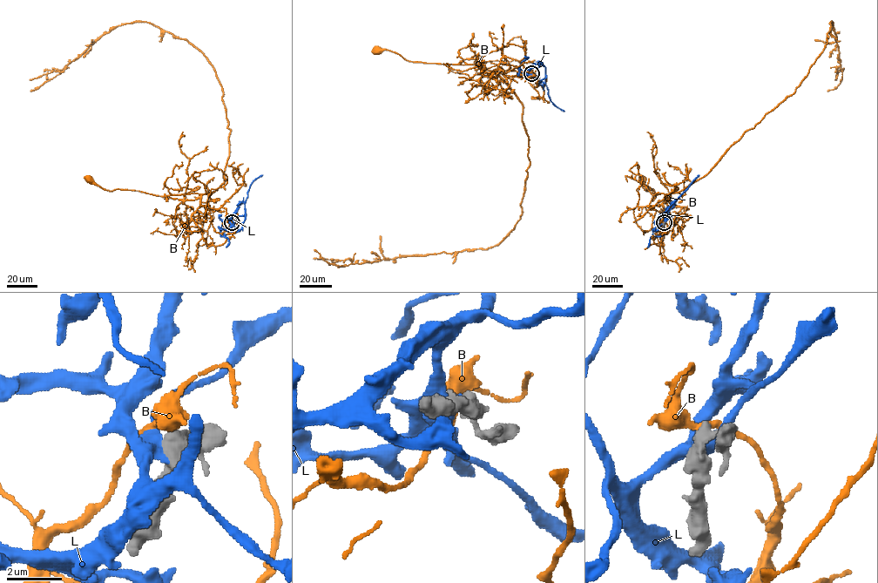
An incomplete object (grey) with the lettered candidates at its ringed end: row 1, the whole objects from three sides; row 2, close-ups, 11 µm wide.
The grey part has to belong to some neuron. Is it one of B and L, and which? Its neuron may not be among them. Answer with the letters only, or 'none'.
none

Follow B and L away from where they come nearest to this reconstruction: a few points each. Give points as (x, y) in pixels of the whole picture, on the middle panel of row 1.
B: (531, 73), (524, 77), (509, 69), (494, 73), (496, 74), (475, 64), (411, 62), (384, 48), (377, 50)
L: (530, 72), (535, 64), (544, 67), (545, 84), (550, 99), (564, 111)

